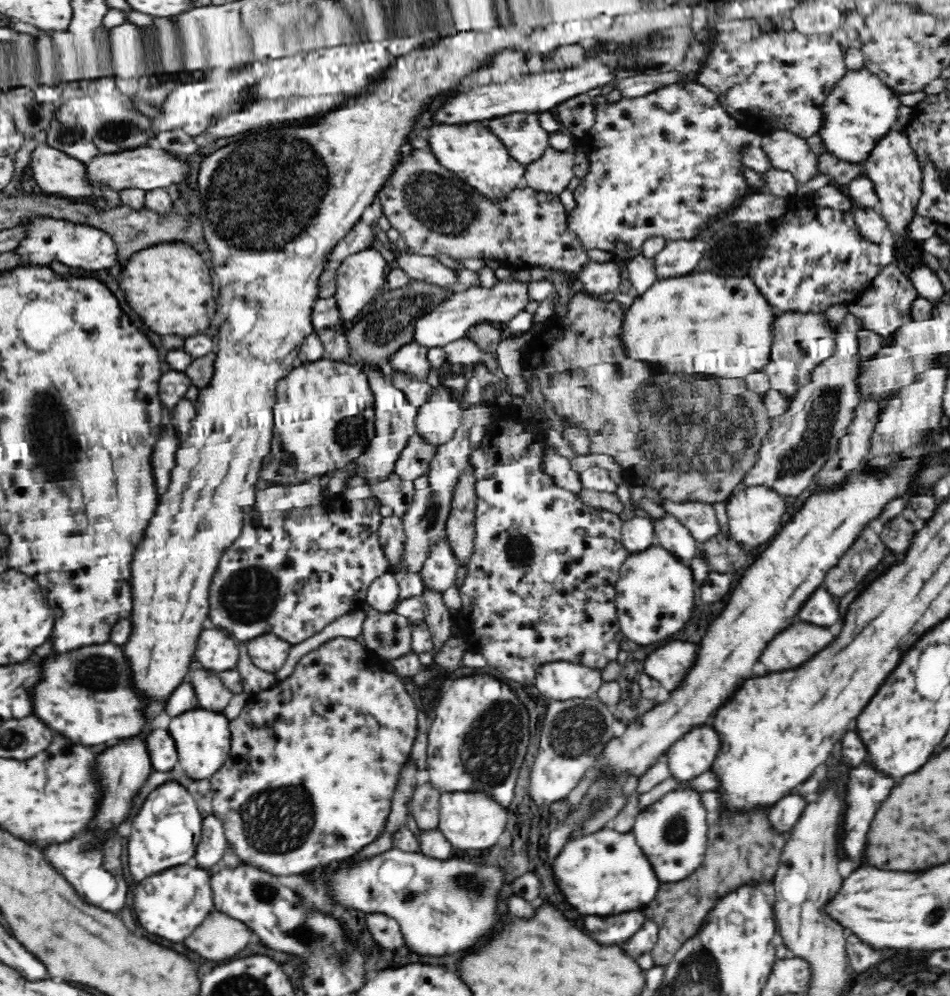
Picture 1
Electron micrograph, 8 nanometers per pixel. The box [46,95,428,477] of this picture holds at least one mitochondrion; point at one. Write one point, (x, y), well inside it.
(117, 132)

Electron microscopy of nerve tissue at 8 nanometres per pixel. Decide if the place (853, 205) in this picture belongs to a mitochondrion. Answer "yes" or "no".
no

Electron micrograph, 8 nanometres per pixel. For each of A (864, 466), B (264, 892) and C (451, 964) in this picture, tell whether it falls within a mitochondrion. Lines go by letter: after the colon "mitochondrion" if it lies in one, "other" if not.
A: other
B: mitochondrion
C: other

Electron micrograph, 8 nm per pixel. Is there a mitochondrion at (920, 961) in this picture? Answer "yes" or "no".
no

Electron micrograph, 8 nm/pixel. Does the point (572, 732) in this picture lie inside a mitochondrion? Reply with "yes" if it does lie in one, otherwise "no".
yes

